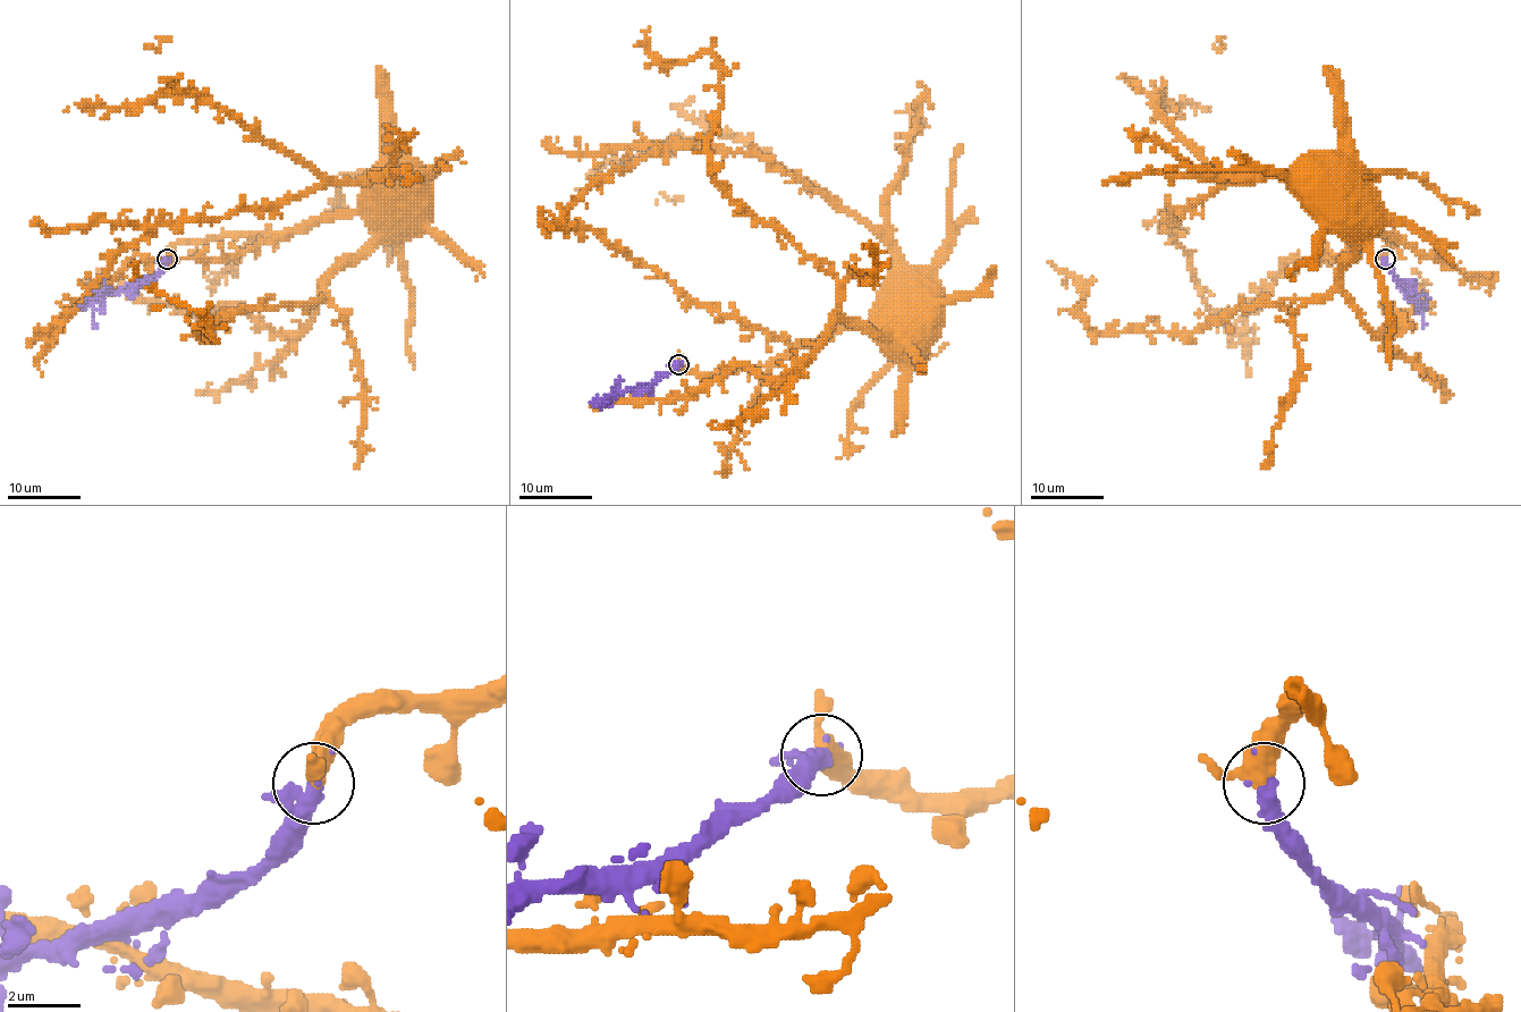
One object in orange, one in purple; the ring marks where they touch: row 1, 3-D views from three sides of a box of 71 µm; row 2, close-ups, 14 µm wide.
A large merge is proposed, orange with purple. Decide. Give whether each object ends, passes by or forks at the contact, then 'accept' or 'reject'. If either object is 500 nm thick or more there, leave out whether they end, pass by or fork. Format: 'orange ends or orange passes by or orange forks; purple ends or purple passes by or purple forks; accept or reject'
orange passes by; purple passes by; accept

